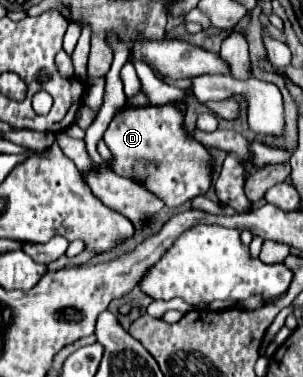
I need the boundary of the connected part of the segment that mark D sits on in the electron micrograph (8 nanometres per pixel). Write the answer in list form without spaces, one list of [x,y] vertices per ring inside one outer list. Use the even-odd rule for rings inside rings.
[[[174,104],[122,108],[110,122],[108,130],[104,132],[104,138],[106,146],[114,154],[114,162],[108,164],[118,176],[130,178],[134,172],[142,172],[144,162],[158,164],[148,170],[148,180],[144,180],[144,186],[156,196],[160,196],[166,206],[180,206],[210,188],[212,158],[200,142],[192,140],[182,130],[182,114]]]

